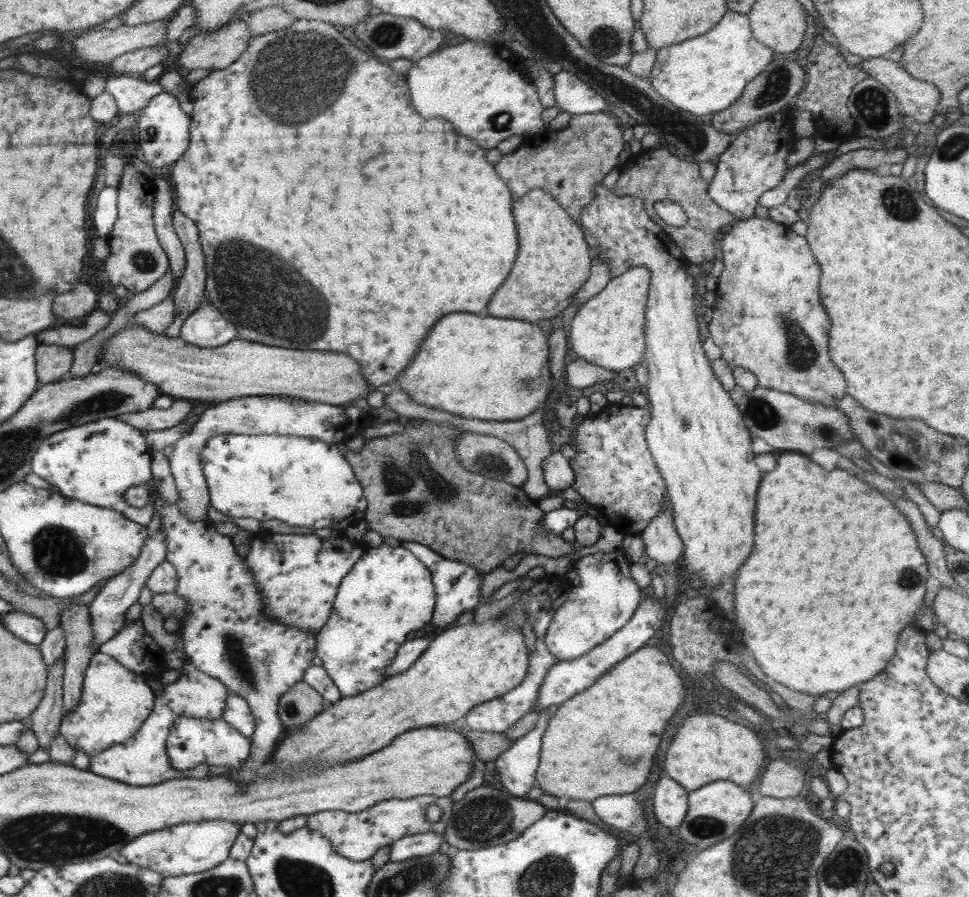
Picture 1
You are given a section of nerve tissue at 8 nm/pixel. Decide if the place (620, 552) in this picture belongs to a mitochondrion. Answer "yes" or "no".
no

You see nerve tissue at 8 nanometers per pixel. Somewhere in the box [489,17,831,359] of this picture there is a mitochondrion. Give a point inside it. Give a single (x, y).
(695, 139)

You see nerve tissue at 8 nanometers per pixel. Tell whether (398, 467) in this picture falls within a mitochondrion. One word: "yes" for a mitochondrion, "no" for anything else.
yes

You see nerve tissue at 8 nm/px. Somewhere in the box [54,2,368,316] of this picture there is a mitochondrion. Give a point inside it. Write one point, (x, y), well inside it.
(291, 67)

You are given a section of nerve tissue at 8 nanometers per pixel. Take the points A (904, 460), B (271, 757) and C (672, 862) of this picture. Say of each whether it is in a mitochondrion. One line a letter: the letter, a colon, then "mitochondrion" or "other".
A: mitochondrion
B: other
C: other

